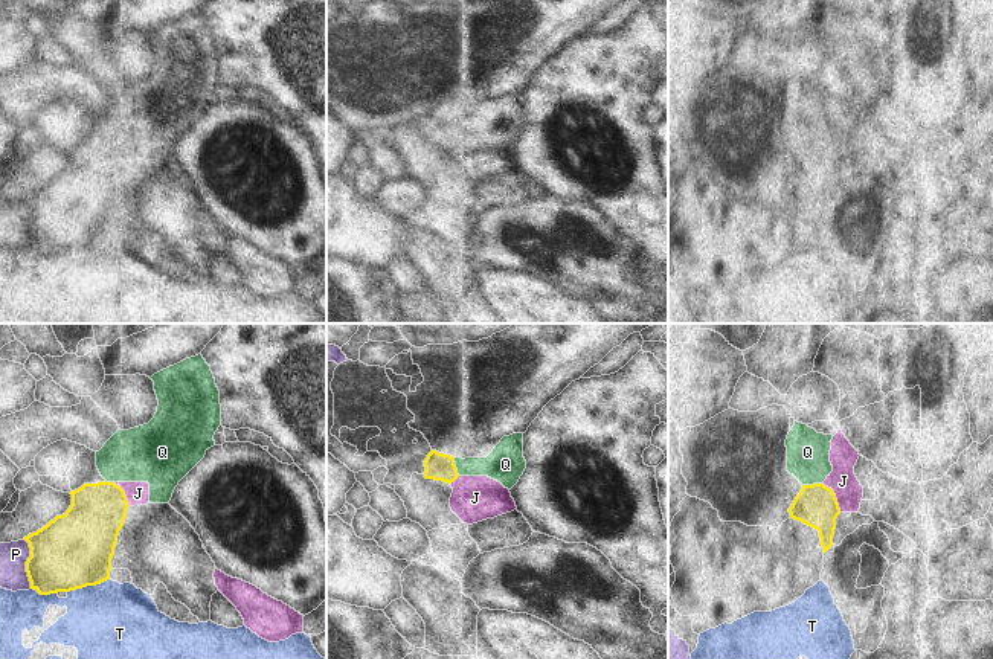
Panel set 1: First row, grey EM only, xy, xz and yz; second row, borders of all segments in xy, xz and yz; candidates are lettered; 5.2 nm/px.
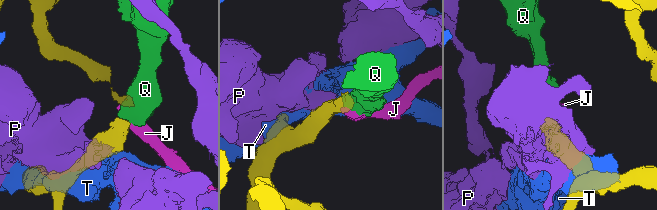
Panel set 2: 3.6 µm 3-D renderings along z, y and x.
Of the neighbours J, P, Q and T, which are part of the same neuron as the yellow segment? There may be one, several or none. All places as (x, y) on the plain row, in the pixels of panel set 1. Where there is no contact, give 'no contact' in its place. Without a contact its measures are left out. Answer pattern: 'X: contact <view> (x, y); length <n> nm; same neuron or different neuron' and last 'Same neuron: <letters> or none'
J: contact yz (835, 154); length 190 nm; different neuron
P: contact xy (26, 221); length 260 nm; different neuron
Q: contact yz (813, 142); length 110 nm; same neuron
T: contact xy (87, 243); length 240 nm; different neuron
Same neuron: Q

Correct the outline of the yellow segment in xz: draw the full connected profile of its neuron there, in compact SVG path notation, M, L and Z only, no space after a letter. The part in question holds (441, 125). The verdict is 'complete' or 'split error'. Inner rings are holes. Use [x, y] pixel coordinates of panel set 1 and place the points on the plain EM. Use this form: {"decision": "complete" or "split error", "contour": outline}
{"decision": "split error", "contour": "M523 92L503 95L487 116L453 116L432 108L424 119L424 136L455 140L459 134L488 134L511 148L523 133Z"}

